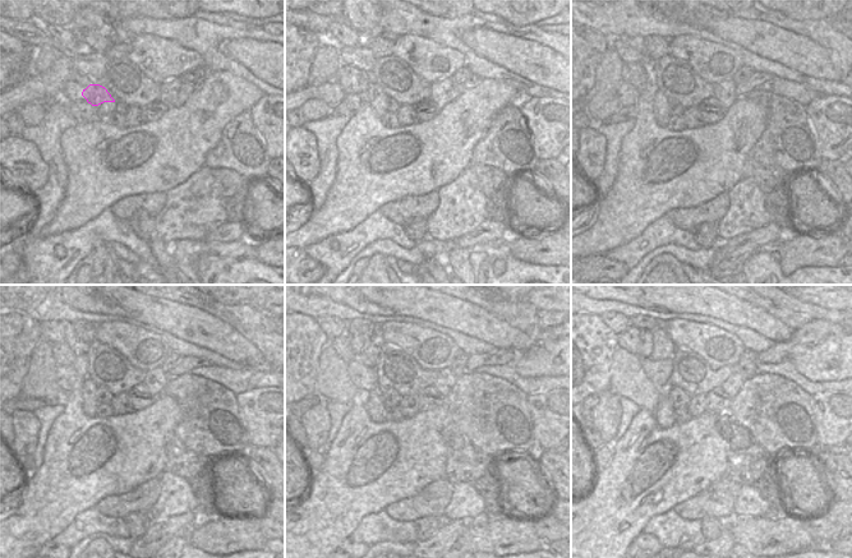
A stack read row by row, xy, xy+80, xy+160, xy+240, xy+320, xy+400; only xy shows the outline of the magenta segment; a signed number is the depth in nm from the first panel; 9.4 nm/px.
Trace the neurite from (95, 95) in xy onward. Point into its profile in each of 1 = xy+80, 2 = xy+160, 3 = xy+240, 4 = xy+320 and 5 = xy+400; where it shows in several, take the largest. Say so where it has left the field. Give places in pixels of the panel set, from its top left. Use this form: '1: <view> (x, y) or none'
1: xy+80 (374, 96)
2: xy+160 (662, 111)
3: xy+240 (90, 402)
4: xy+320 (374, 405)
5: xy+400 (663, 414)

